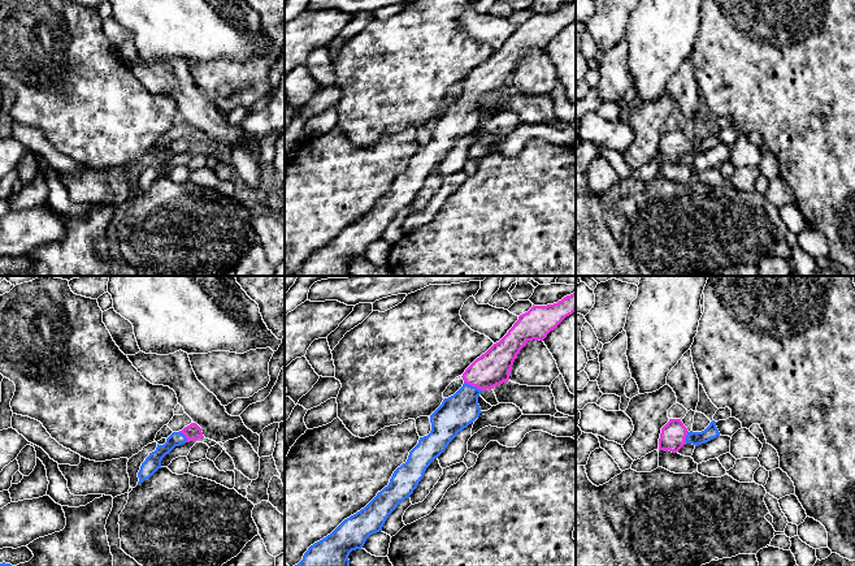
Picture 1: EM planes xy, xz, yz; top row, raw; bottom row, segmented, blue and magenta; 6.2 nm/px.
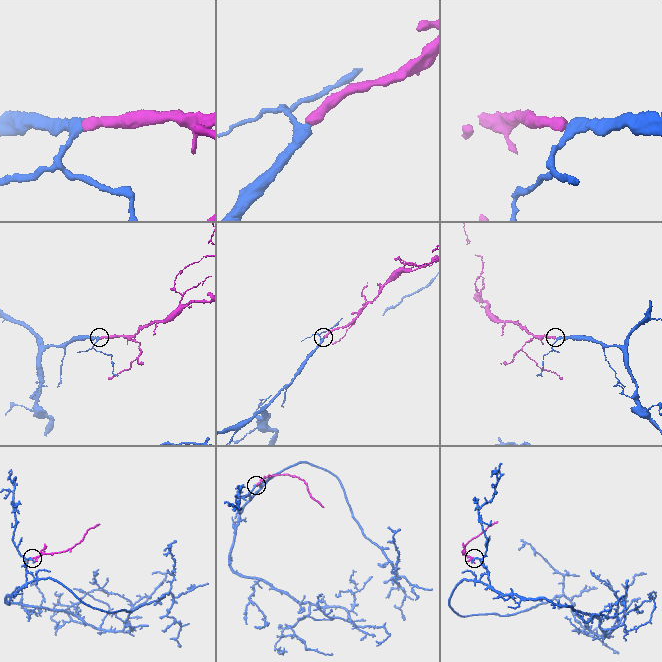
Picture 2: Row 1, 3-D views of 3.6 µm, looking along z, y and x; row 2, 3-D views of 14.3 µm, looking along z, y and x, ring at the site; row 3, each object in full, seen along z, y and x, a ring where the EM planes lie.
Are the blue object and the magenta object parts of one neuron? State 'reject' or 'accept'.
accept

